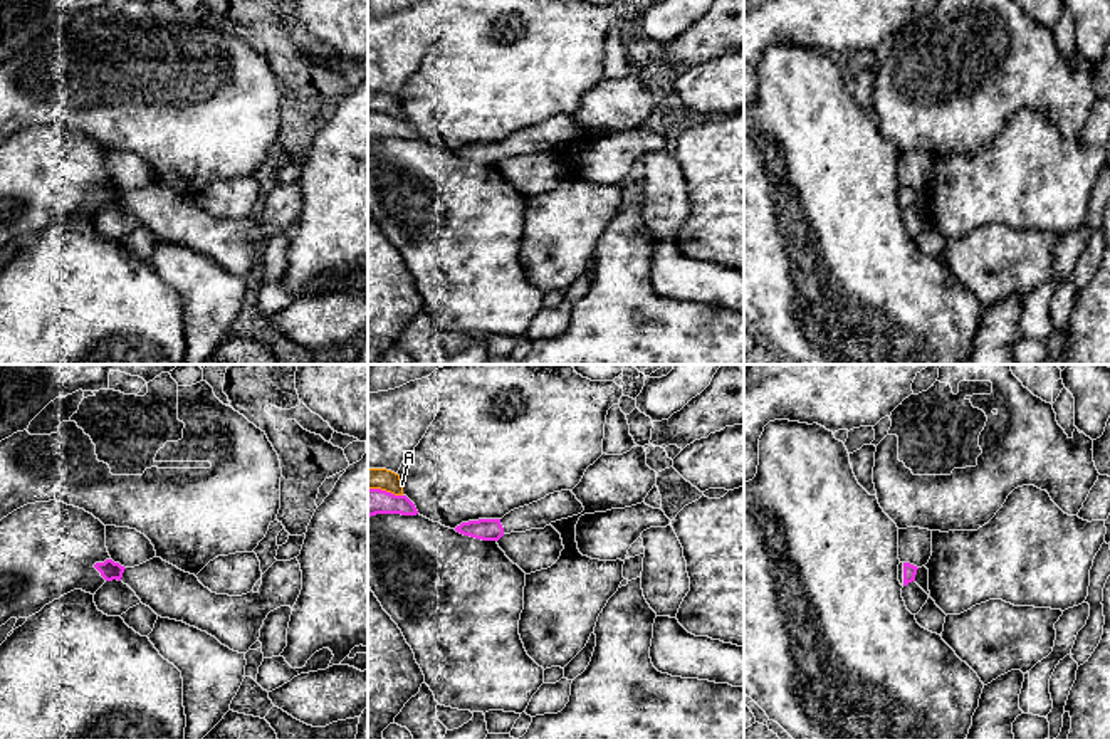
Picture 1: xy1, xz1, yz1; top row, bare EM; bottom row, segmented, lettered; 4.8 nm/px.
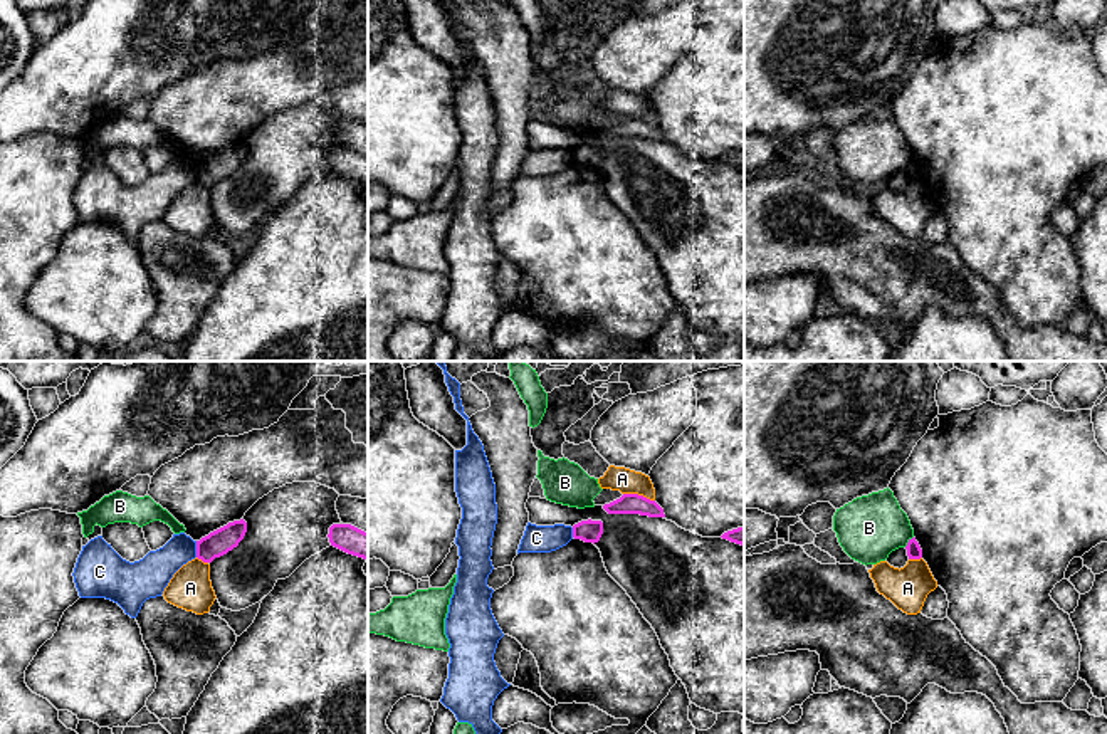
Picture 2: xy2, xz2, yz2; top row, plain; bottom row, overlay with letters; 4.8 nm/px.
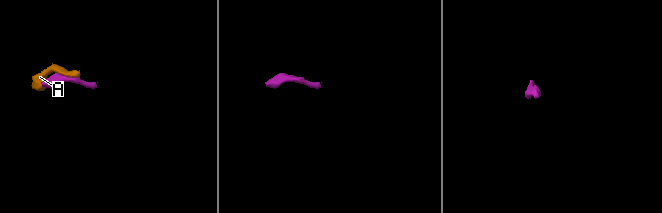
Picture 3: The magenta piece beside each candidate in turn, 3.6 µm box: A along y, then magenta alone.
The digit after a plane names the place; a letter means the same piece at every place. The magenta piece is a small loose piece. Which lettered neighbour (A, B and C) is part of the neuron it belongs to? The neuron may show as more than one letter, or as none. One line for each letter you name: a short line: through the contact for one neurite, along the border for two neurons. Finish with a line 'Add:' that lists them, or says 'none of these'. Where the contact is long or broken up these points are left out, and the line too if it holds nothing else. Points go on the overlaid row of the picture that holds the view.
Add: none of these

